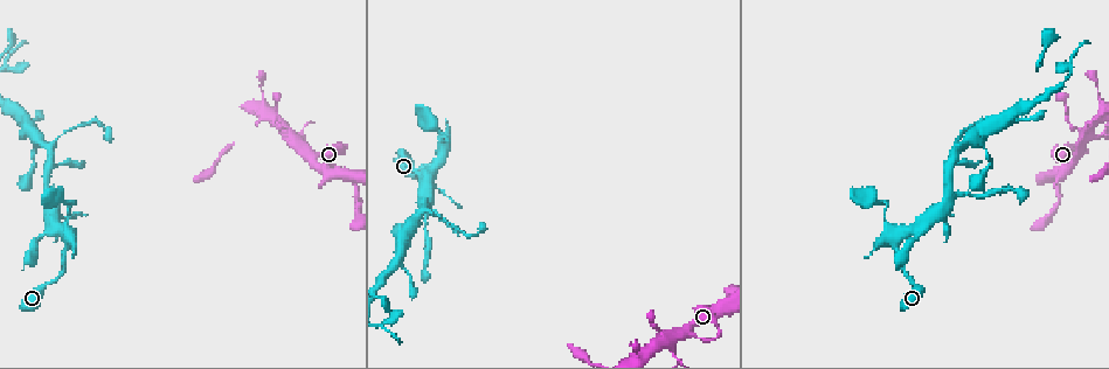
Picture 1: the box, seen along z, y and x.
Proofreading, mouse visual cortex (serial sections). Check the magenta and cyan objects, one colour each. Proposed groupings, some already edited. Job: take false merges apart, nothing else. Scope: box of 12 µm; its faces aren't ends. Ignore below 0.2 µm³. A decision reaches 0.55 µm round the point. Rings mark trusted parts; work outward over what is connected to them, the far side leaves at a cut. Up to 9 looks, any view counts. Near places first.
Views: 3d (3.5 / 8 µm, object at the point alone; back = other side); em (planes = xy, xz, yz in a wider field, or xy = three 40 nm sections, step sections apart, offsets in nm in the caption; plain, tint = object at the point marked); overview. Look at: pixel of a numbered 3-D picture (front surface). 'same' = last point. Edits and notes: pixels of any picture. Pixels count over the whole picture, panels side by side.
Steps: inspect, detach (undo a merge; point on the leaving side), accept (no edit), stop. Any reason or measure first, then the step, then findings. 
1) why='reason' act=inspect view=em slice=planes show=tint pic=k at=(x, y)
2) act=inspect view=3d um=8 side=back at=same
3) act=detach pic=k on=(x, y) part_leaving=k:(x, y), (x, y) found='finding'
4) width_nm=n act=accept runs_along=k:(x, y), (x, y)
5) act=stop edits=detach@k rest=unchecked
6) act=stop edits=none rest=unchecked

why='abrupt turn' act=inspect view=3d um=3.5 pic=1 at=(443, 151)

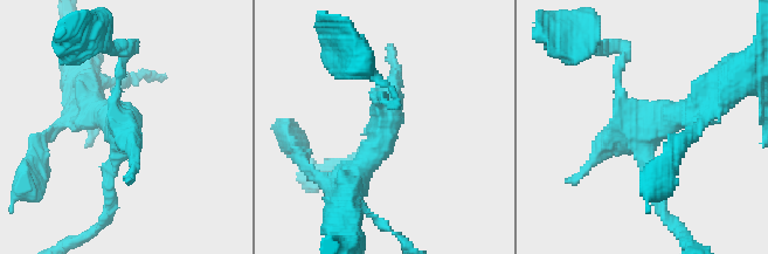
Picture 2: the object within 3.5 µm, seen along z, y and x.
why='now the EM' act=inspect view=em slice=xy step=3 show=tint pic=2 at=(118, 134)

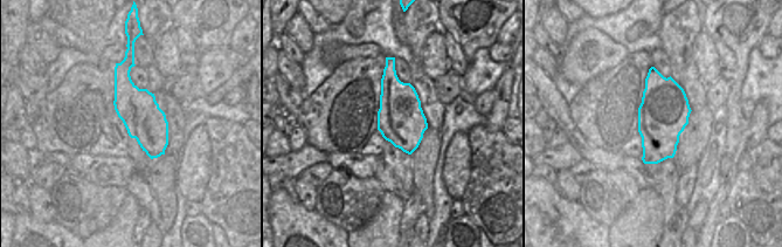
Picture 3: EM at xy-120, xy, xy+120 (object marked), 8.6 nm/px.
act=accept runs_along=2:(662, 208), (641, 136), (698, 108) found='all the same cell'

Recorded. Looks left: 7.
why='sudden change in width' act=inspect view=3d um=8 pic=1 at=(945, 204)

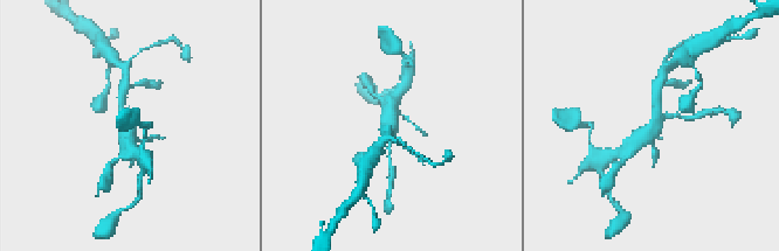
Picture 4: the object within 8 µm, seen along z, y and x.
why='closer look' act=inspect view=3d um=3.5 pic=4 at=(656, 125)

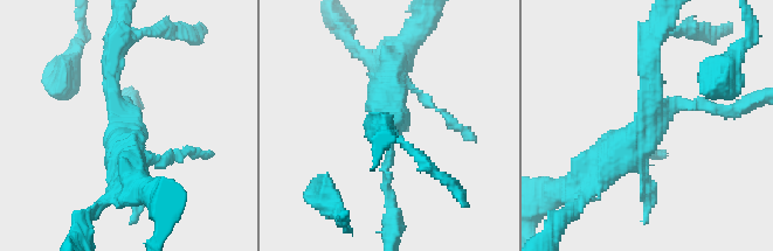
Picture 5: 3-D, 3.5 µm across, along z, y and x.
why='now the EM' act=inspect view=em slice=planes show=tint pic=5 at=(122, 123)

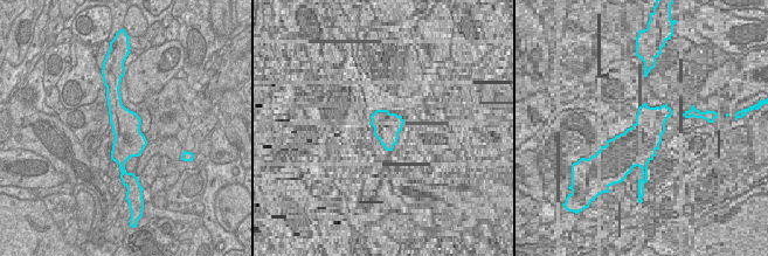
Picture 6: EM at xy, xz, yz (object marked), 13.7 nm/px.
width_nm=420 act=accept runs_along=5:(591, 174), (647, 124), (650, 48) found='all the same cell'

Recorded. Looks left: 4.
why='thick turns thin' act=inspect view=3d um=3.5 pic=1 at=(37, 139)

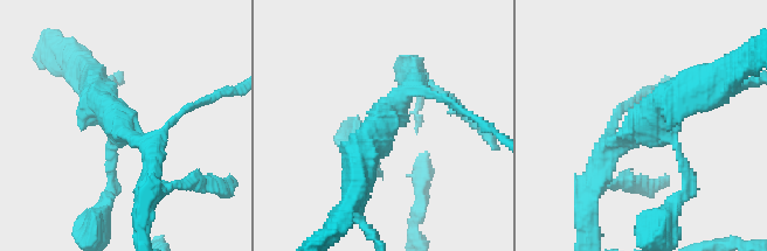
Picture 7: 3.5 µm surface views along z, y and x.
why='now the EM' act=inspect view=em slice=xy step=2 show=tint pic=7 at=(649, 122)

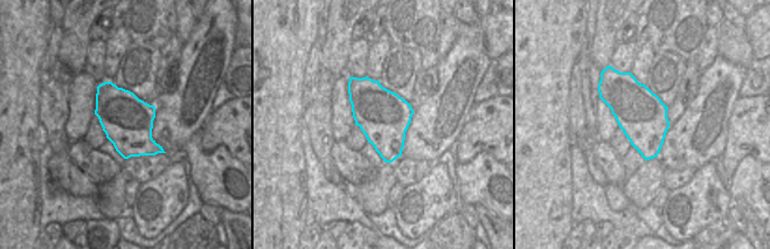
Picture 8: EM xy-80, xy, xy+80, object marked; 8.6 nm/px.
act=accept runs_along=7:(596, 161), (614, 140), (704, 86) found='one cell here'

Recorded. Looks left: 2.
act=stop edits=none rest=unchecked

